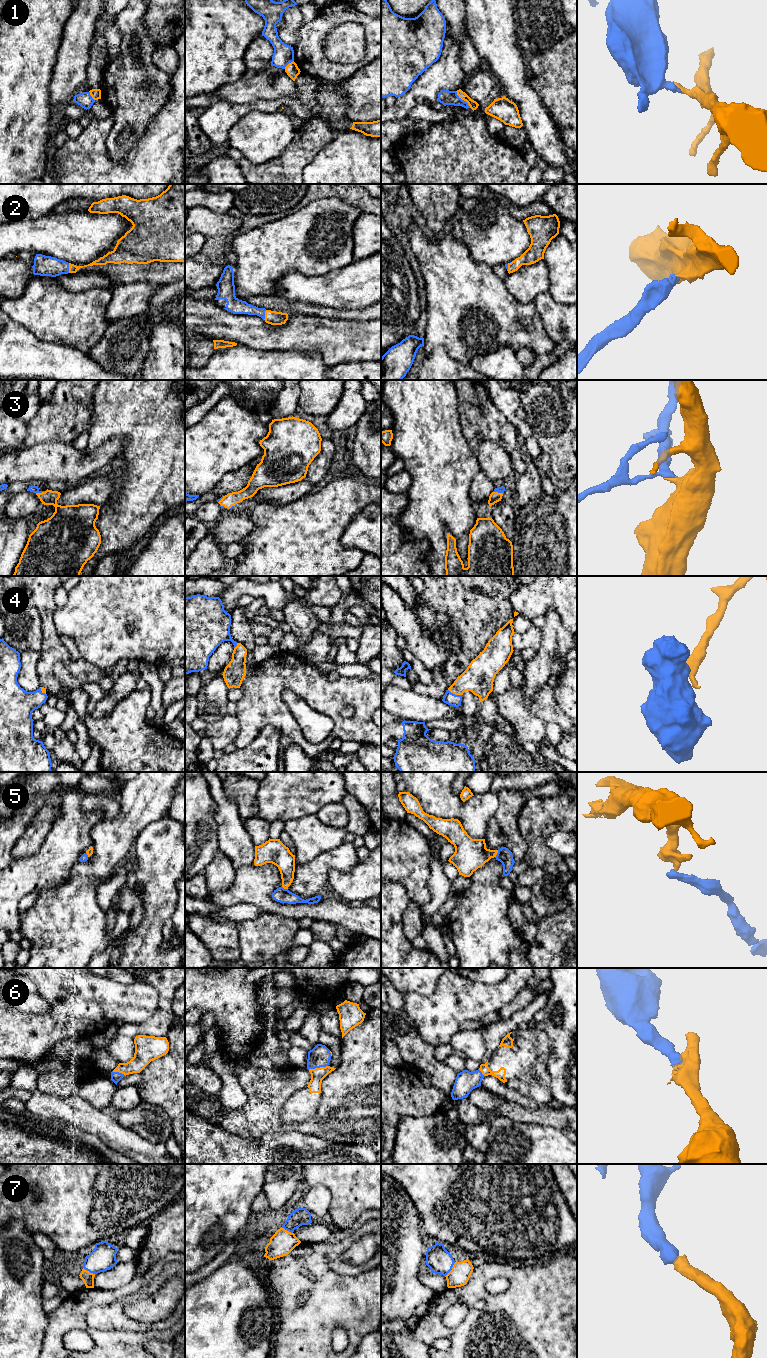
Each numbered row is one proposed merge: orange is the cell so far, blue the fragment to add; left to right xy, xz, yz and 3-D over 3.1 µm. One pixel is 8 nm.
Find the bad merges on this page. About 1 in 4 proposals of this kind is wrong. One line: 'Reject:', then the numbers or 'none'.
Reject: 1

